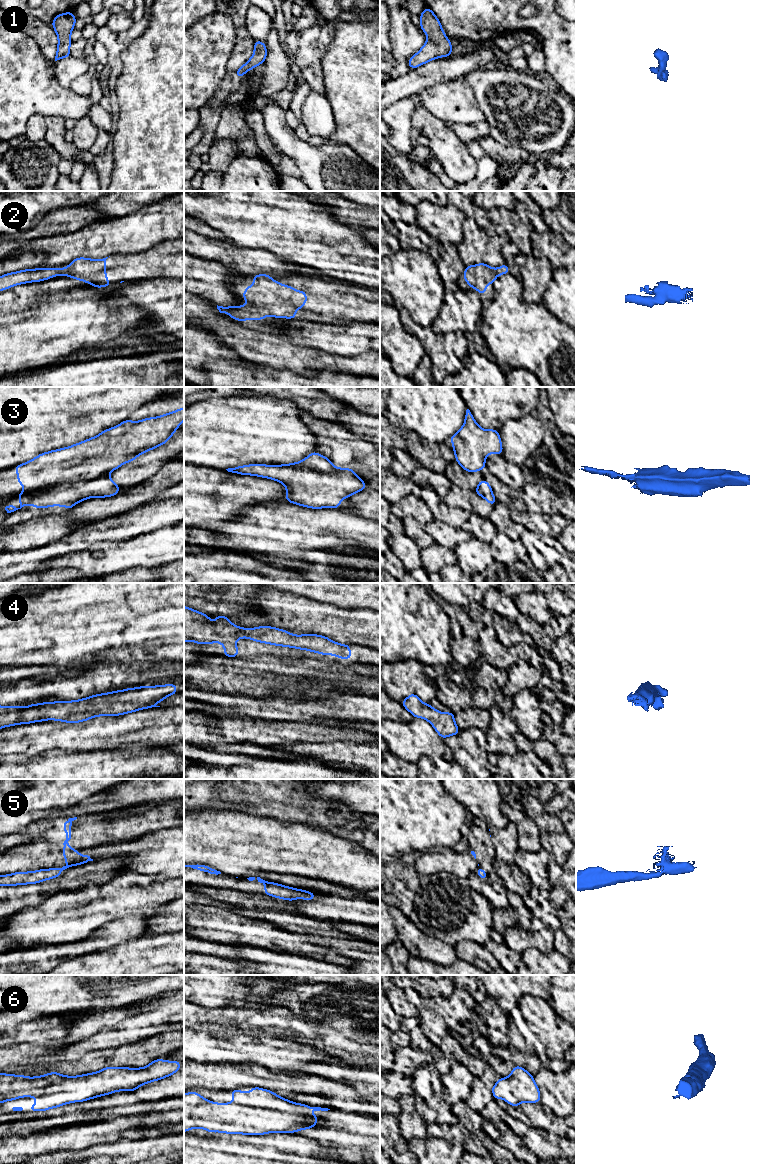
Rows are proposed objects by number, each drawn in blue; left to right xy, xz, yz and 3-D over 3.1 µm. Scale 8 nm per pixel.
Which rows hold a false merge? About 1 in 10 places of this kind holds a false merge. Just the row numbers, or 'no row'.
no row

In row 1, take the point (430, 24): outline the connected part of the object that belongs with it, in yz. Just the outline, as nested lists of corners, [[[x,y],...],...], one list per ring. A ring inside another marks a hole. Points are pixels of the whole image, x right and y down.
[[[425,7],[420,16],[420,28],[428,40],[423,47],[408,60],[410,69],[415,69],[431,60],[452,55],[452,45],[446,37],[441,23],[429,7]]]

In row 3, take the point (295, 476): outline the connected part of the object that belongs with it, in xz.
[[[312,452],[304,460],[284,465],[251,464],[226,469],[228,472],[269,478],[282,483],[287,489],[286,501],[307,508],[336,508],[340,501],[366,489],[366,483],[351,468],[337,468],[330,459]]]

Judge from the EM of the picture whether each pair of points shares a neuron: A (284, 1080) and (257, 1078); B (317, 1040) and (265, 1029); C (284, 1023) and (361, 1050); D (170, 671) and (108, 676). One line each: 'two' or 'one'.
A: one
B: one
C: one
D: one

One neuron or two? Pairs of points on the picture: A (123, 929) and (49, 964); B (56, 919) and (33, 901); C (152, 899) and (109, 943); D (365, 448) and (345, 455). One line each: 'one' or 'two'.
A: one
B: two
C: two
D: one

